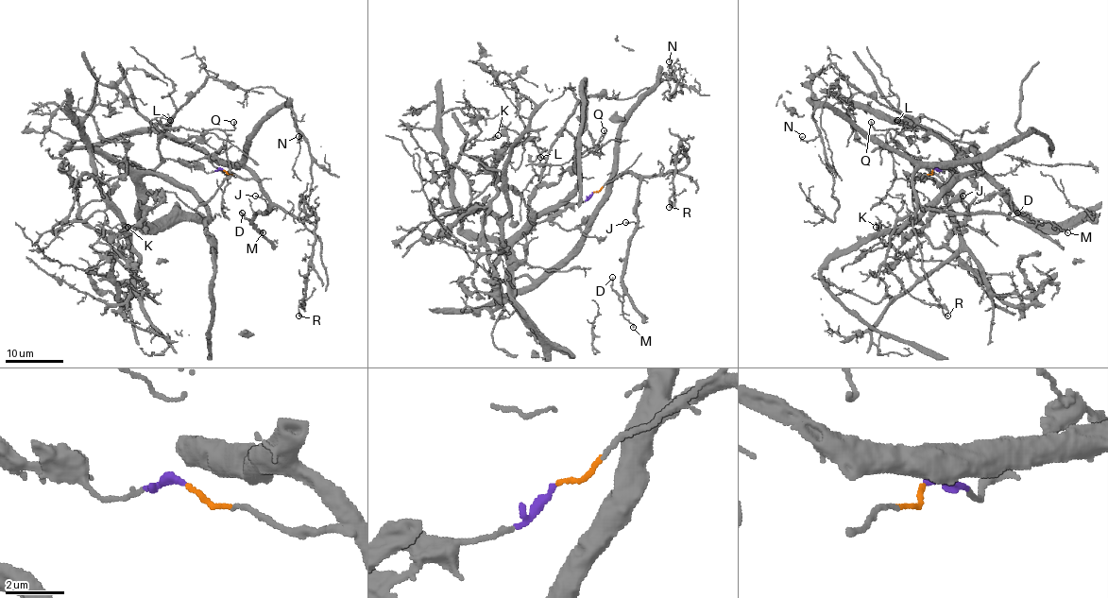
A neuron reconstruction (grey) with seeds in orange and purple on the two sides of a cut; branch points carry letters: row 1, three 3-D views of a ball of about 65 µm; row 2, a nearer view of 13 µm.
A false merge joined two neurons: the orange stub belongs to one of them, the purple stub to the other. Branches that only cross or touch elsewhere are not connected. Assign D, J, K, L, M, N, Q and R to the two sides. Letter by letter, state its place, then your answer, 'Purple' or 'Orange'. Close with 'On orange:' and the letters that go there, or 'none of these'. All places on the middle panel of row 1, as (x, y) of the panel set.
D: Place: (612, 277). Orange
J: Place: (625, 222). Orange
K: Place: (498, 135). Purple
L: Place: (540, 157). Purple
M: Place: (633, 327). Orange
N: Place: (669, 61). Orange
Q: Place: (604, 130). Purple
R: Place: (669, 207). Orange
On orange: D, J, M, N, R

